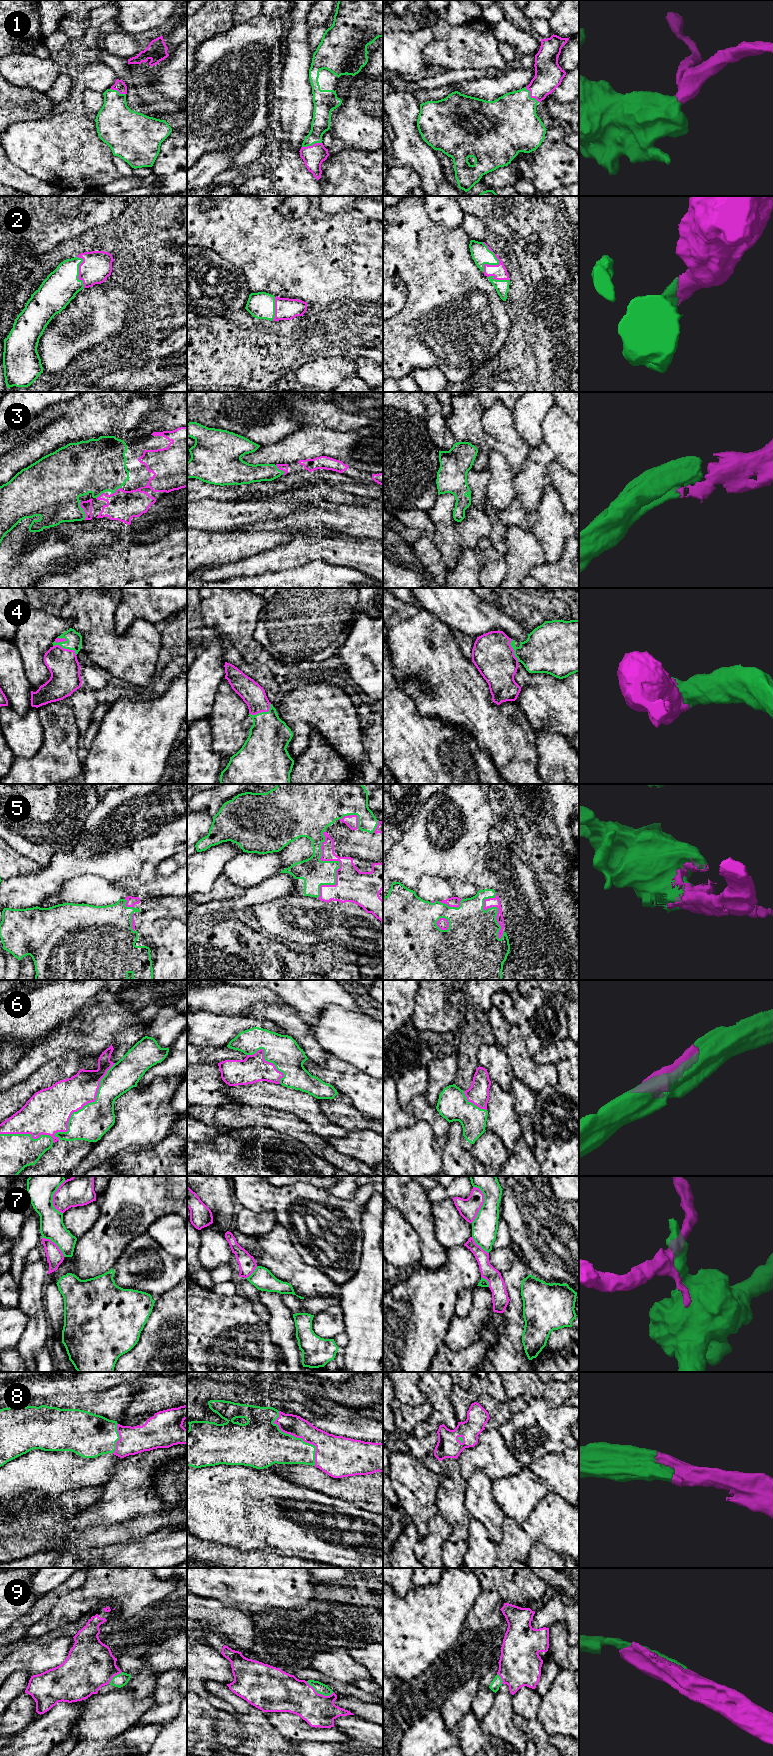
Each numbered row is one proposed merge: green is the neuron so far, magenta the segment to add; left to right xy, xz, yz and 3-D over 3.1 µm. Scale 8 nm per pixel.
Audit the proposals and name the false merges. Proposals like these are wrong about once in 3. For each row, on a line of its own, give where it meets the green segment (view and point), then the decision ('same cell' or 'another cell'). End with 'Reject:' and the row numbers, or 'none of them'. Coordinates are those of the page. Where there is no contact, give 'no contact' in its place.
1: xz (311, 145) | same cell
2: yz (498, 263) | same cell
3: xy (83, 511) | same cell
4: xy (66, 648) | same cell
5: xz (339, 862) | same cell
6: xy (85, 1105) | same cell
7: yz (483, 1204) | another cell
8: xz (297, 1438) | same cell
9: xz (320, 1693) | same cell
Reject: 7

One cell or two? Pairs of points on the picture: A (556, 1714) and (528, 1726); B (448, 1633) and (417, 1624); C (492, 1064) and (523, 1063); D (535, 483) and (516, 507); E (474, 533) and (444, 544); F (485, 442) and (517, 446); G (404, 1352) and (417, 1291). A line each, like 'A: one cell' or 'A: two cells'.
A: two cells
B: one cell
C: two cells
D: two cells
E: two cells
F: two cells
G: one cell

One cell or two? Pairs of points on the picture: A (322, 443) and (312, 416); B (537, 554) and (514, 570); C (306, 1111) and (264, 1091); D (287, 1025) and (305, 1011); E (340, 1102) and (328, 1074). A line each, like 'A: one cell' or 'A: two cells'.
A: two cells
B: one cell
C: one cell
D: two cells
E: two cells

